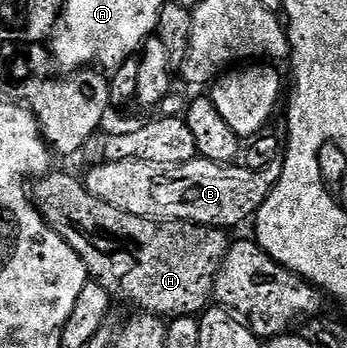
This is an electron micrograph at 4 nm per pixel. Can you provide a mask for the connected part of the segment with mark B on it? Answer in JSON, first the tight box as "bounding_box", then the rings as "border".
{"bounding_box":[83,158,283,230],"border":[[[203,158],[181,164],[112,160],[100,162],[97,168],[90,169],[83,181],[94,198],[102,198],[102,202],[110,202],[110,206],[126,210],[126,214],[138,214],[138,218],[233,230],[255,217],[274,190],[283,169],[280,162],[262,170],[250,170],[236,162],[219,164]]]}

